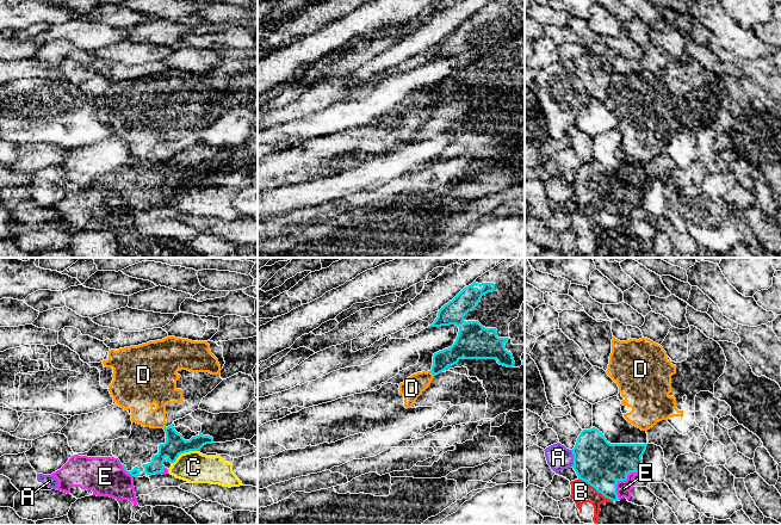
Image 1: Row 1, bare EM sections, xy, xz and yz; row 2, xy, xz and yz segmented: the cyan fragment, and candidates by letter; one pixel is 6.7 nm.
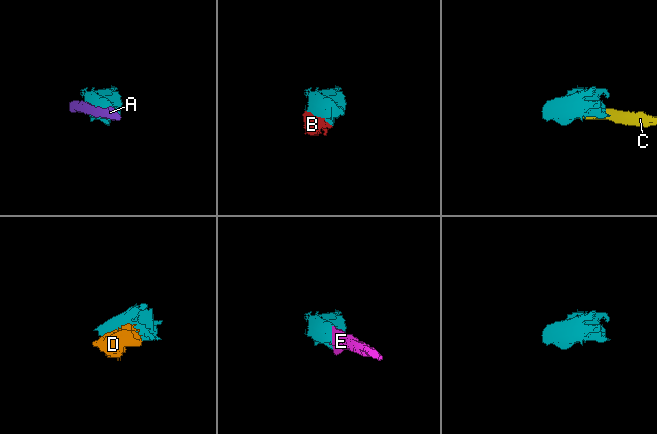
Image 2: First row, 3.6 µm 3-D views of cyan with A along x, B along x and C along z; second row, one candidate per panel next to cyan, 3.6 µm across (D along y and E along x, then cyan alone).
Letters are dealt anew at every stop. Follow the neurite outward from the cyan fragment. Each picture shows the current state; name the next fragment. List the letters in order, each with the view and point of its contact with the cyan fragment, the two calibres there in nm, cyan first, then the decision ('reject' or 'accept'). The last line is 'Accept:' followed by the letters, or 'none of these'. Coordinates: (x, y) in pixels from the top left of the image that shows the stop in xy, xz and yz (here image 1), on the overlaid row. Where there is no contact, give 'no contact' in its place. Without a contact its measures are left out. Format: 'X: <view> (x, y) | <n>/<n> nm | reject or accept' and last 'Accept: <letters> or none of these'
A: yz (574, 458) | 320/170 nm | reject
B: yz (595, 488) | 320/140 nm | reject
C: xy (185, 451) | 140/220 nm | reject
D: xz (432, 372) | 120/150 nm | reject
E: yz (621, 480) | 320/100 nm | accept
Accept: E

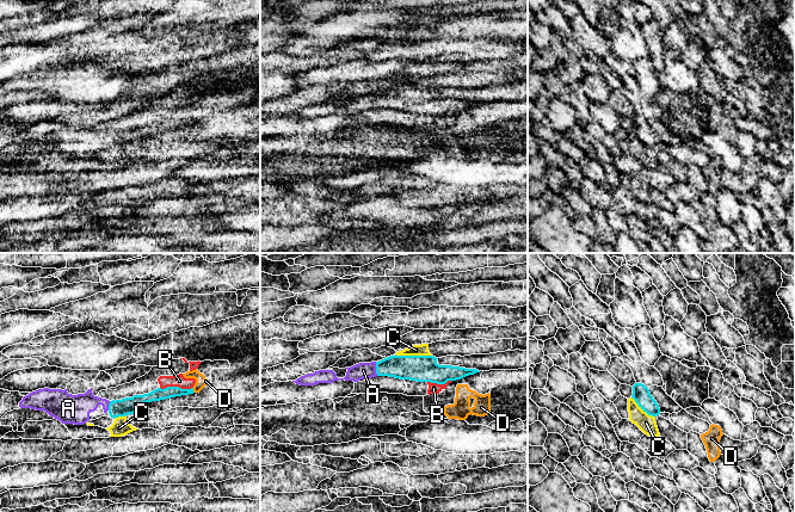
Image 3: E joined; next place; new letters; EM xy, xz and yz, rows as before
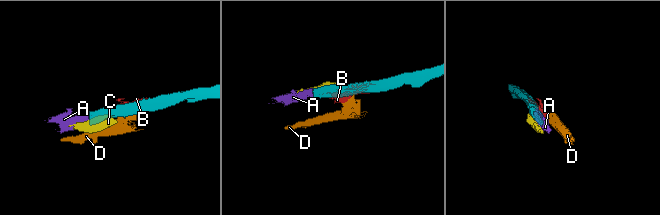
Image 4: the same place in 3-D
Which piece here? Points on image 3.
A: xz (376, 369) | 170/110 nm | accept
B: xy (177, 387) | 80/80 nm | reject
C: xz (413, 356) | 180/80 nm | reject
D: xy (192, 390) | 80/80 nm | reject
Accept: A

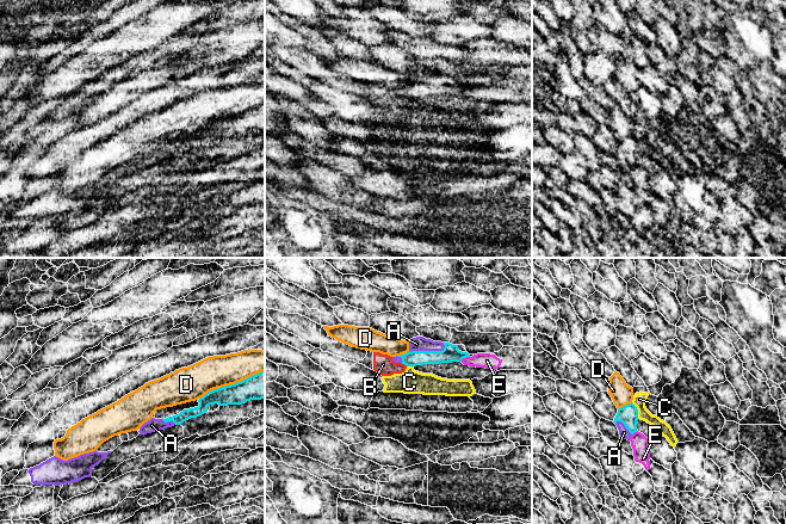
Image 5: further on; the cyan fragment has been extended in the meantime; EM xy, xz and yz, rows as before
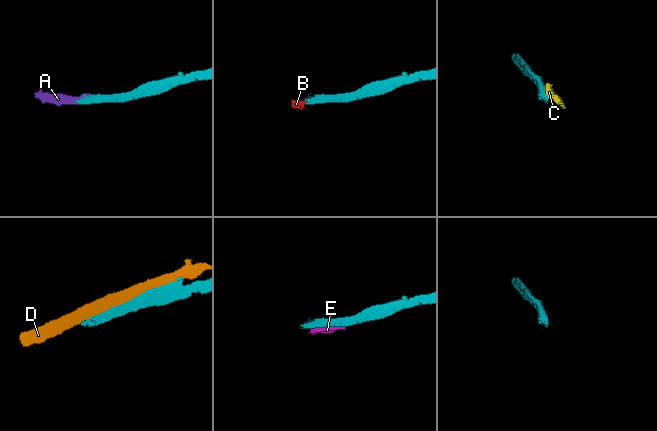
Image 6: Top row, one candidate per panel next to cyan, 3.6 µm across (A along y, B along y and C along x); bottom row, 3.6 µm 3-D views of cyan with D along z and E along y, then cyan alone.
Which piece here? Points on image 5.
A: xz (427, 351) | 120/100 nm | accept
B: xz (404, 364) | 100/130 nm | reject
C: yz (637, 411) | 130/90 nm | reject
D: xy (231, 384) | 180/220 nm | reject
E: xz (464, 357) | 120/100 nm | reject
Accept: A

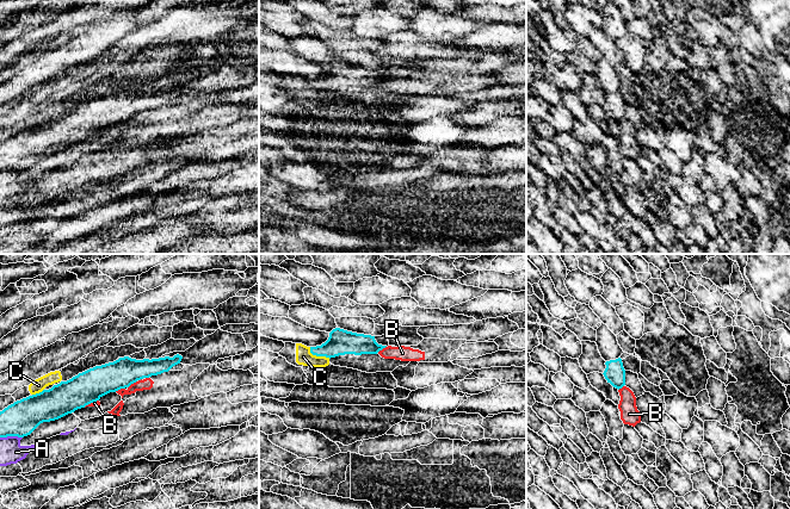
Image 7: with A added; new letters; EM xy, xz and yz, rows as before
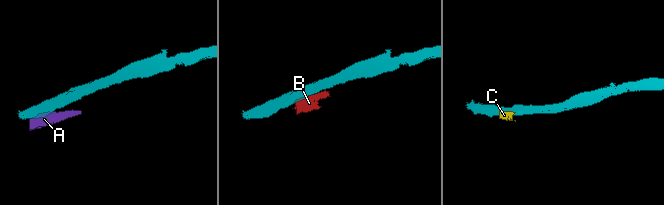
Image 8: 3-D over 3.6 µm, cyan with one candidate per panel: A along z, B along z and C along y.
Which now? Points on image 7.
A: xy (11, 435) | 240/160 nm | reject
B: xy (119, 389) | 220/80 nm | reject
C: xz (318, 355) | 170/110 nm | reject
Accept: none of these

